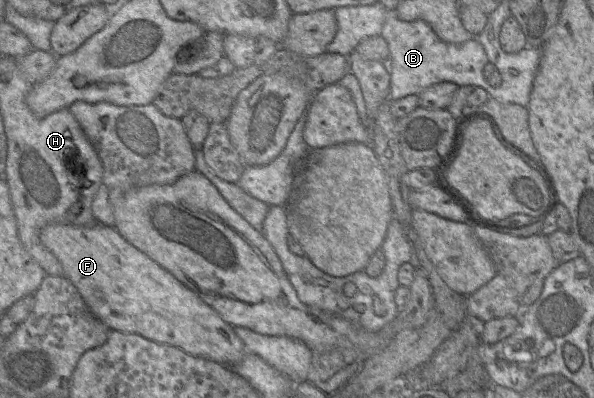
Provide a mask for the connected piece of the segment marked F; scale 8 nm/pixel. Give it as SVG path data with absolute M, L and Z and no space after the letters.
M52 223L41 230L39 239L58 259L63 276L76 287L92 314L110 330L135 333L156 343L174 346L193 356L228 367L240 362L248 353L232 325L154 260L127 242L115 228L101 223L91 226Z

